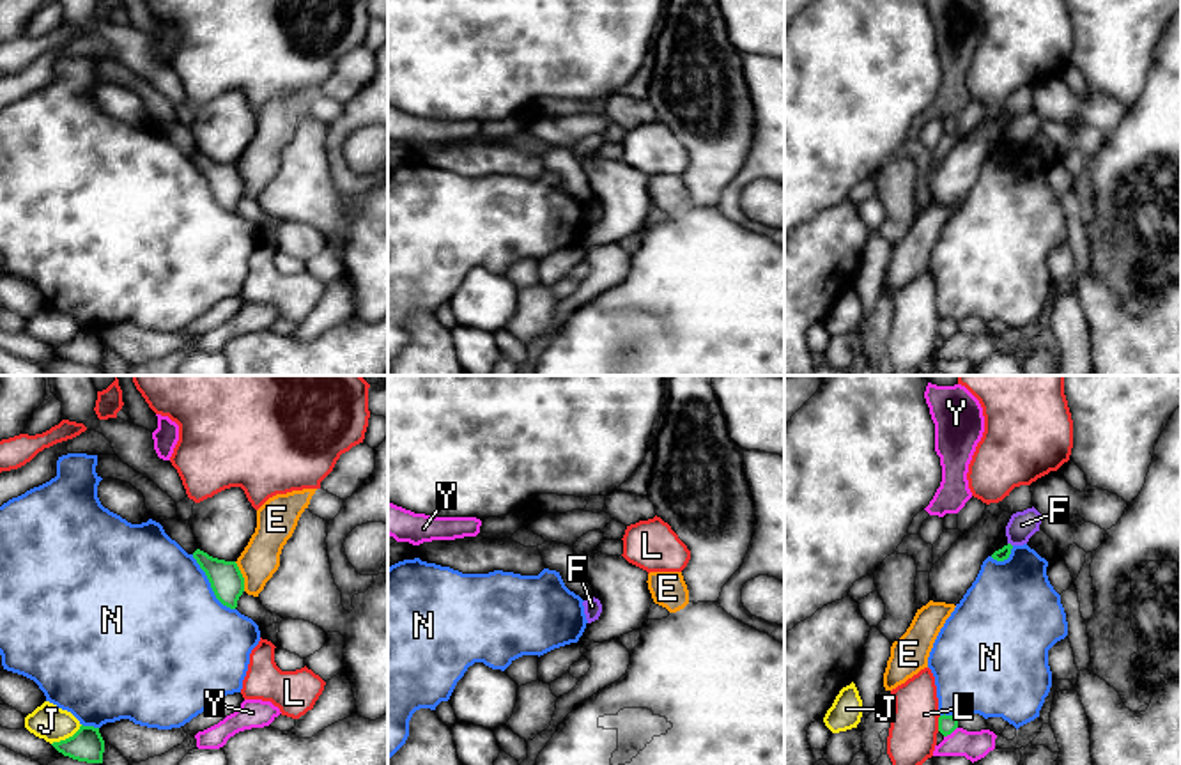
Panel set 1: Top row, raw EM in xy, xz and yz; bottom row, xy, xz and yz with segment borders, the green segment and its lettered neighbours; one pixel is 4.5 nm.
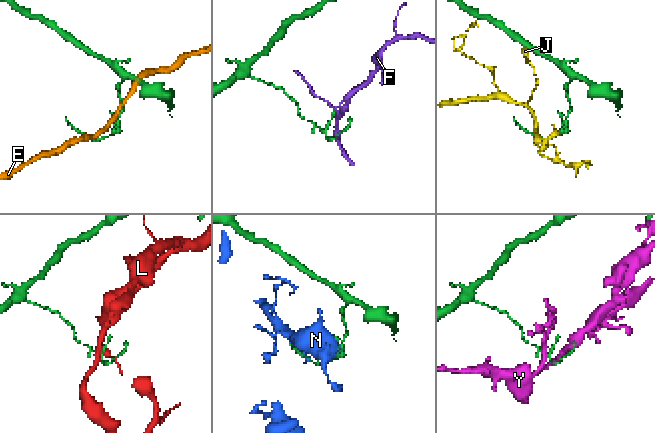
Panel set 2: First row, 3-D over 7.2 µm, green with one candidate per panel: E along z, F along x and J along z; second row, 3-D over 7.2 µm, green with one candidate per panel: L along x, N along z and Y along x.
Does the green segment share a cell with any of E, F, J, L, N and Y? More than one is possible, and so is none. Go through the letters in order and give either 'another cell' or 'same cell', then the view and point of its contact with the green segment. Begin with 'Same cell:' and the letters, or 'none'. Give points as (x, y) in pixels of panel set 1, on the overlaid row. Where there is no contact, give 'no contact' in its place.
Same cell: none
E: another cell; contact xy (241, 576)
F: another cell; contact yz (1010, 544)
J: another cell; contact xy (66, 739)
L: another cell; contact yz (939, 723)
N: another cell; contact xy (211, 585)
Y: another cell; contact yz (949, 734)

